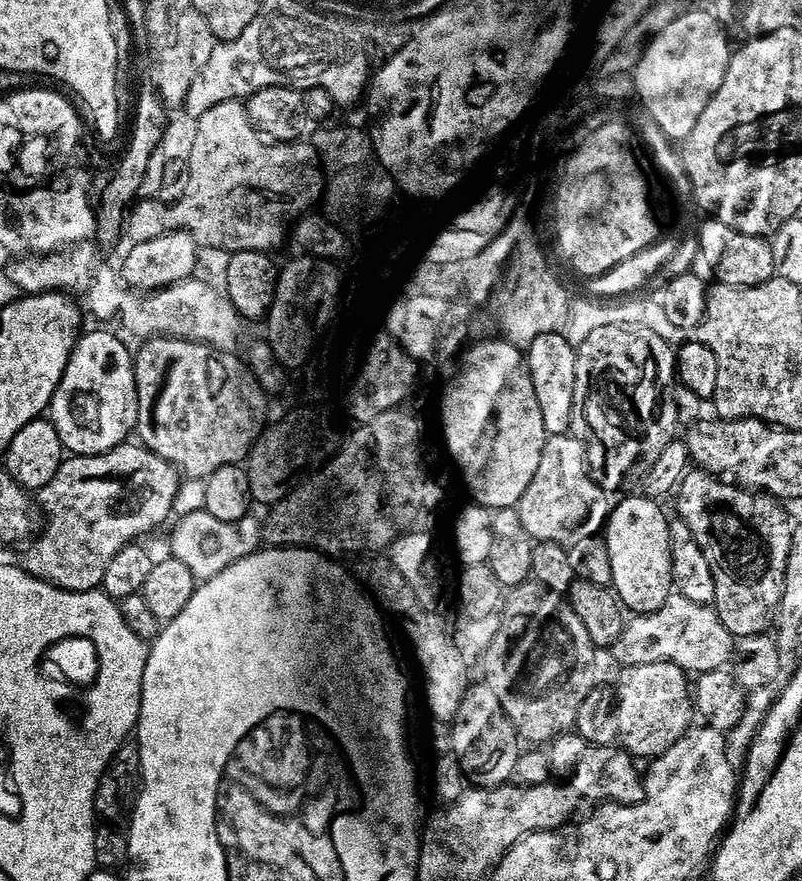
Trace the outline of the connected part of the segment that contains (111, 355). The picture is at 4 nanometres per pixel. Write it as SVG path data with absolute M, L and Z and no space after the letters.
M86 332L77 339L76 345L72 348L70 358L66 362L66 370L54 390L50 405L50 419L58 430L61 445L69 453L78 456L98 454L125 443L135 429L138 412L136 383L132 370L134 356L130 348L128 352L127 346L112 332Z

